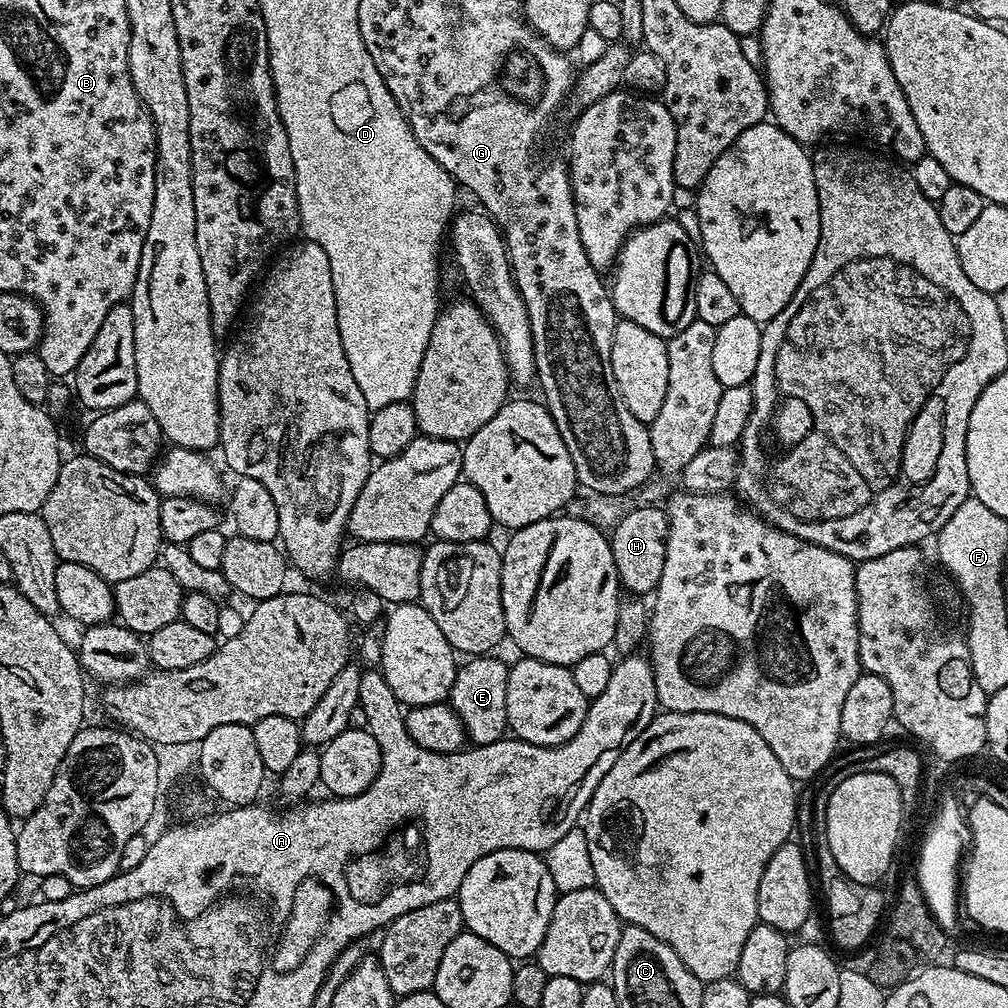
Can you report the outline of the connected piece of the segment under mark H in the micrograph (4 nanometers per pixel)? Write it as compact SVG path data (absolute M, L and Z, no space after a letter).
M660 506L633 508L615 524L610 532L610 543L614 554L614 566L618 570L620 587L625 593L644 598L655 593L662 578L662 566L666 558L666 534L668 518Z

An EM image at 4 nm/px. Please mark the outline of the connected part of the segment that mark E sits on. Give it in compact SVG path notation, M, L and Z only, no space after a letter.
M495 655L474 656L464 661L456 669L452 689L448 691L447 703L460 716L467 739L473 745L493 744L505 739L509 731L506 714L507 663L495 660Z

